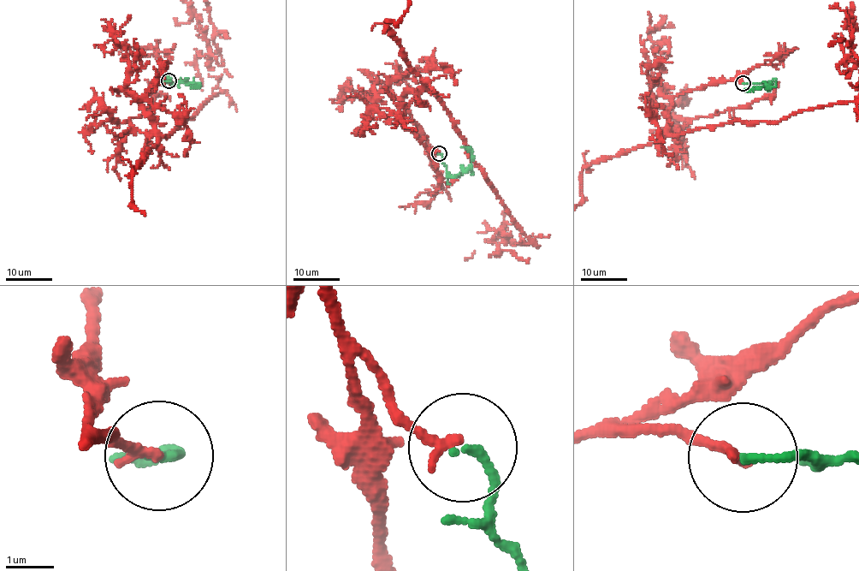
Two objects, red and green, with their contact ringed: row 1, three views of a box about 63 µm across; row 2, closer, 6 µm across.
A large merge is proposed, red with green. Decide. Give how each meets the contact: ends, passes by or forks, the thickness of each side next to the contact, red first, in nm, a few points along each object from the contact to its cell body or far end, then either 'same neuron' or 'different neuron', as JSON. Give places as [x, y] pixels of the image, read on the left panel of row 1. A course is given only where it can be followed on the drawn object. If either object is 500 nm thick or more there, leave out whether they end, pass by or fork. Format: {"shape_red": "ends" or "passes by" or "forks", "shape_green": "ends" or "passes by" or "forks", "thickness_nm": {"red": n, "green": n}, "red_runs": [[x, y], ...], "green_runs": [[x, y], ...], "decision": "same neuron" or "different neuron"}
{"shape_red": "ends", "shape_green": "ends", "thickness_nm": {"red": 190, "green": 180}, "green_runs": [[168, 80], [176, 84], [182, 81], [199, 84], [191, 87]], "decision": "same neuron"}

